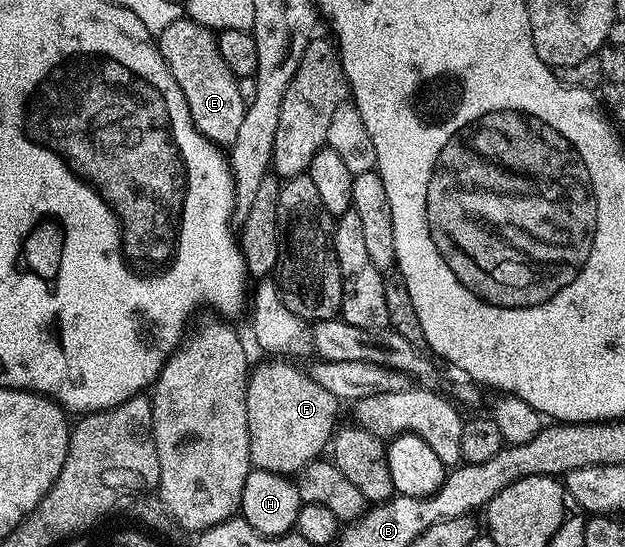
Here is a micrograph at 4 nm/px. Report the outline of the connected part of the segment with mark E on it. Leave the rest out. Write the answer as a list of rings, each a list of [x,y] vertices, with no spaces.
[[[182,19],[159,35],[159,48],[175,83],[179,83],[179,91],[183,91],[183,99],[187,99],[189,114],[197,130],[217,147],[233,146],[235,135],[239,135],[239,127],[243,124],[247,103],[239,95],[238,77],[227,63],[223,63],[223,55],[219,55],[214,30]]]

